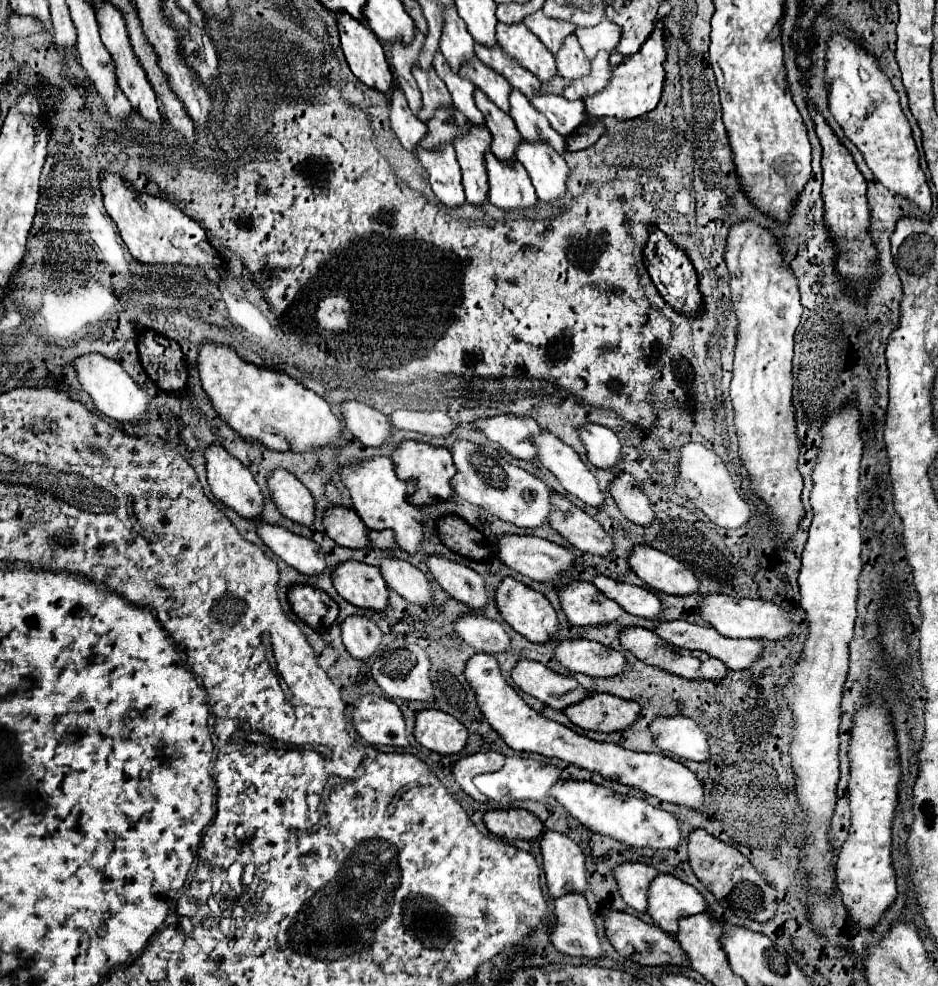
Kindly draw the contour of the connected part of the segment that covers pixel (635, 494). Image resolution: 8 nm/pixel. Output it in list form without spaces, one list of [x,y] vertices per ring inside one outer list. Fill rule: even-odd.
[[[620,473],[610,483],[610,493],[618,505],[618,509],[624,513],[626,519],[630,519],[636,525],[648,527],[654,521],[654,511],[648,501],[648,497],[640,491],[636,479],[630,473]]]

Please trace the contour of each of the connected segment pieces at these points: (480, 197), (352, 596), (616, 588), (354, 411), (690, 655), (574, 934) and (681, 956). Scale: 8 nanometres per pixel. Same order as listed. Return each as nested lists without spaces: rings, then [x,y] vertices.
[[[470,127],[470,131],[454,141],[458,163],[462,167],[462,183],[466,187],[466,199],[470,205],[480,207],[488,201],[488,171],[486,151],[490,151],[492,135]]]
[[[350,561],[332,571],[332,583],[340,597],[360,609],[384,611],[388,607],[388,585],[378,567]]]
[[[602,575],[598,579],[594,579],[594,585],[608,599],[616,601],[626,613],[638,615],[642,619],[652,619],[652,621],[660,619],[662,603],[656,597],[656,593],[652,593],[650,589],[636,587],[636,585],[626,585],[626,583],[618,583],[618,581],[606,579]]]
[[[346,401],[342,403],[342,415],[348,431],[366,447],[380,447],[388,443],[392,433],[392,423],[380,411],[360,403]]]
[[[628,627],[620,633],[620,643],[624,649],[628,649],[632,655],[636,655],[640,661],[648,663],[648,665],[654,665],[654,667],[660,667],[668,673],[674,673],[674,675],[680,675],[684,679],[710,679],[710,681],[722,681],[726,675],[728,675],[728,667],[720,661],[720,659],[714,659],[702,651],[688,651],[688,649],[680,649],[680,647],[674,647],[670,643],[666,643],[664,639],[660,639],[656,633],[648,631],[648,629],[642,629],[642,627]]]
[[[564,895],[554,901],[556,927],[552,929],[552,945],[566,955],[598,959],[604,949],[598,939],[596,923],[584,895]]]
[[[612,911],[606,921],[606,937],[612,943],[612,947],[626,959],[638,963],[638,965],[674,965],[674,967],[690,967],[690,959],[684,953],[684,949],[680,947],[680,943],[668,935],[666,931],[662,931],[658,925],[648,925],[644,921],[640,921],[638,917],[632,917],[628,913],[620,913],[620,911]]]

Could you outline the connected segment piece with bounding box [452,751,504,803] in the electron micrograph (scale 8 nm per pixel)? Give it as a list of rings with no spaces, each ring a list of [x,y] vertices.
[[[474,753],[468,757],[462,757],[452,773],[458,781],[458,785],[464,789],[464,793],[468,793],[472,799],[480,801],[480,803],[488,803],[488,797],[482,795],[476,785],[474,785],[474,777],[482,775],[482,773],[494,773],[500,771],[504,767],[504,755],[500,753]]]

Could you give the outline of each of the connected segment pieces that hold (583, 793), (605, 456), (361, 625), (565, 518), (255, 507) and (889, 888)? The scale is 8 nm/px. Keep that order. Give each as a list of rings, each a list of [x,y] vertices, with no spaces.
[[[568,781],[554,787],[554,799],[564,805],[564,809],[578,819],[592,833],[612,837],[628,847],[650,847],[650,849],[676,849],[680,845],[680,829],[674,815],[660,807],[652,807],[642,799],[624,797],[612,793],[610,789],[598,787],[590,781]]]
[[[586,423],[578,433],[594,467],[618,469],[622,461],[622,445],[612,429],[596,423]]]
[[[348,617],[342,623],[342,641],[346,651],[358,659],[366,661],[380,645],[382,633],[376,623],[372,623],[368,617]]]
[[[552,493],[552,513],[548,521],[570,545],[584,553],[606,557],[614,549],[612,537],[598,521],[556,493]]]
[[[208,447],[206,451],[206,471],[208,471],[208,483],[212,487],[212,493],[218,501],[222,501],[226,507],[236,511],[242,519],[258,521],[264,511],[264,497],[260,493],[258,483],[254,481],[252,473],[230,453],[226,453],[224,447]]]
[[[878,699],[876,703],[862,707],[862,711],[858,711],[858,715],[854,717],[848,757],[852,827],[848,841],[842,845],[840,857],[836,861],[836,885],[842,891],[842,901],[852,921],[856,921],[860,927],[872,927],[898,895],[890,859],[890,823],[896,807],[900,763],[888,711],[880,705]]]

